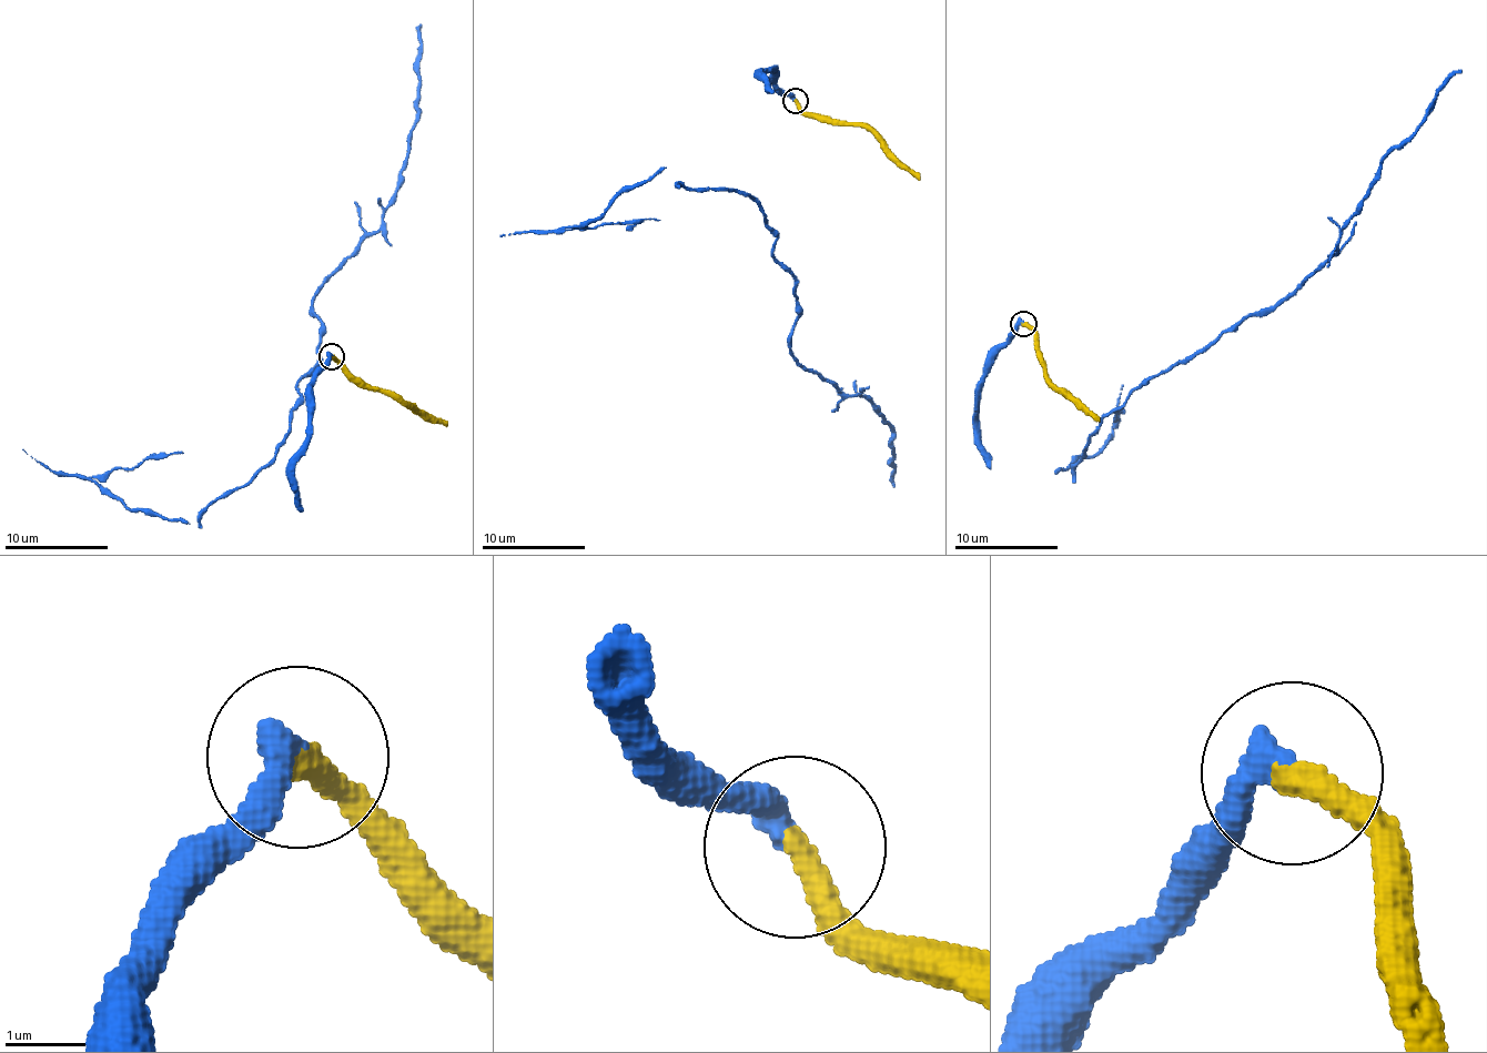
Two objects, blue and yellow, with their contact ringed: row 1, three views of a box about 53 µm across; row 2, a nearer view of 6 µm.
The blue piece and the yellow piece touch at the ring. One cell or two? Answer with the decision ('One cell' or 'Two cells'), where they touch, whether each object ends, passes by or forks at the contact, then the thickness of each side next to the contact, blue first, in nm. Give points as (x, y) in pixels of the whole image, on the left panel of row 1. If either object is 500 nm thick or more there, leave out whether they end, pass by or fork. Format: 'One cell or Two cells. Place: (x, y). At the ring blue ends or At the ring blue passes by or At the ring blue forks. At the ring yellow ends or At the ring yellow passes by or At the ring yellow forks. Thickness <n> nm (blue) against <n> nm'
Two cells. Place: (332, 356). At the ring blue ends. At the ring yellow ends. Thickness 380 nm (blue) against 360 nm

